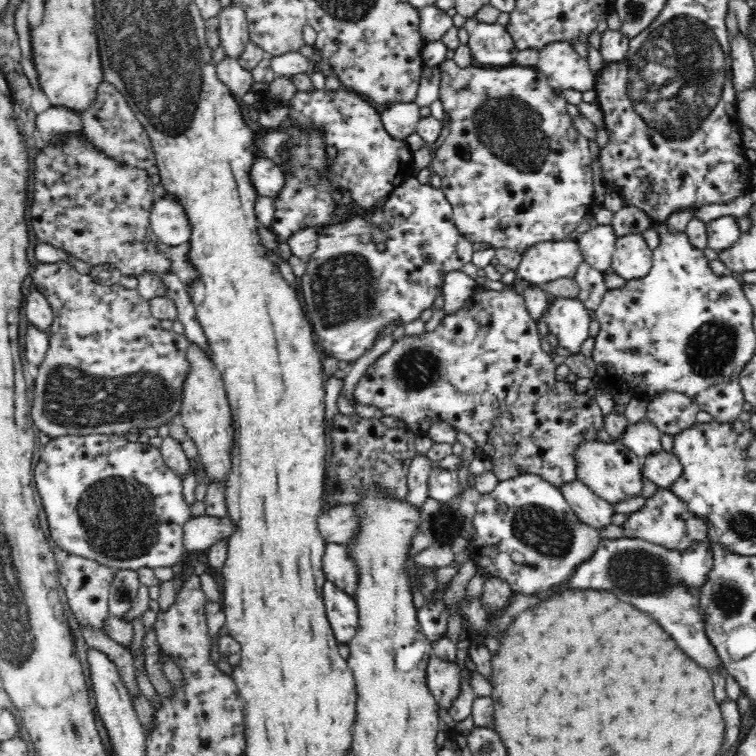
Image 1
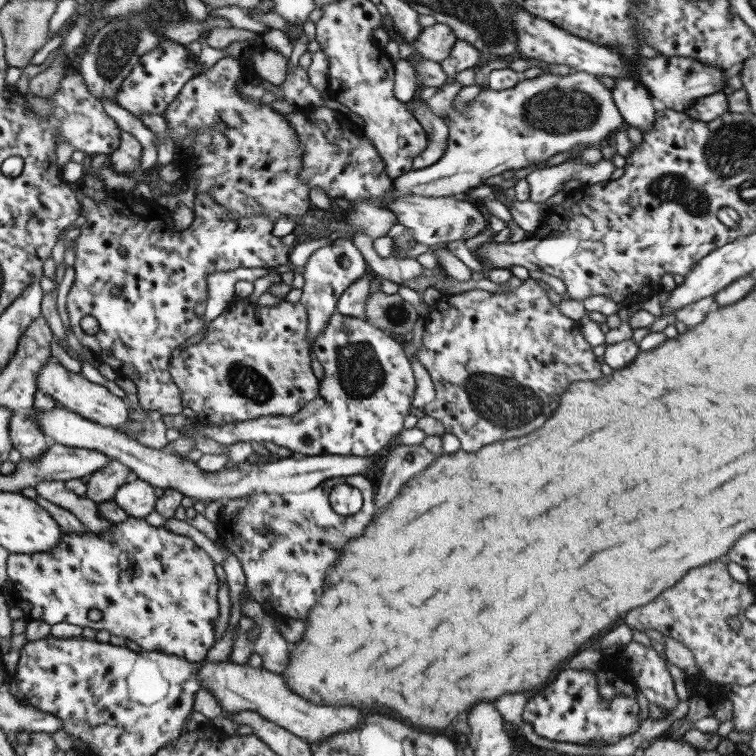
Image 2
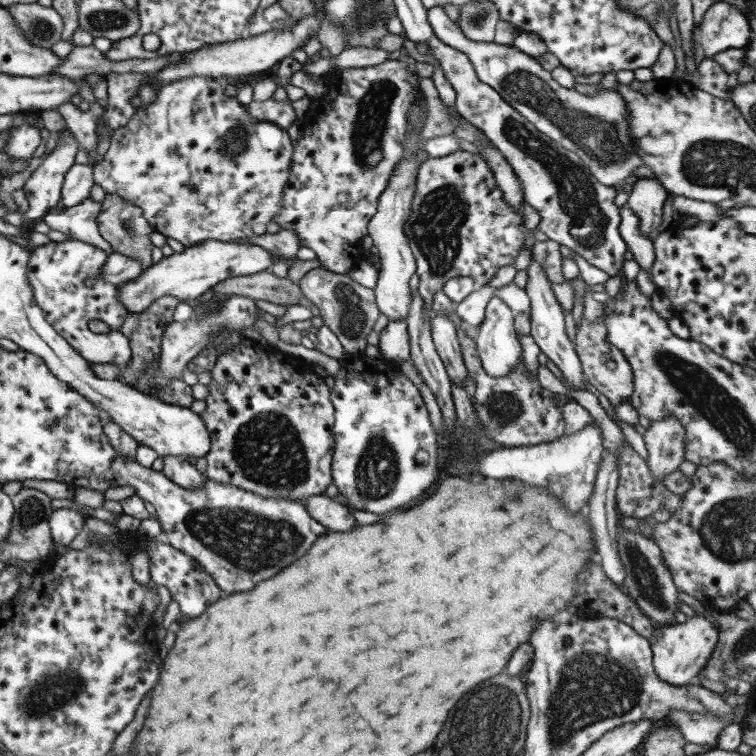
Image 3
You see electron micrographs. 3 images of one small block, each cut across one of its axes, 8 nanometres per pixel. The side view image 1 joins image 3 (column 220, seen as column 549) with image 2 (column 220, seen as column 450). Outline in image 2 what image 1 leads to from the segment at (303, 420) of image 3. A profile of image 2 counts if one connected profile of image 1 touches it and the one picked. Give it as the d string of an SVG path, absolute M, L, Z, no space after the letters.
M233 299L219 316L207 322L203 336L199 342L184 349L177 350L177 352L170 357L168 360L168 373L172 381L177 385L177 388L181 391L182 401L187 408L190 408L194 412L199 422L208 424L233 424L257 417L291 416L306 402L313 400L317 396L318 391L319 380L311 373L311 367L309 367L312 352L310 352L310 348L308 347L306 334L308 334L307 314L303 304L299 301L290 303L282 299L275 304L275 306L259 306L257 303L252 303L251 301L241 303Z

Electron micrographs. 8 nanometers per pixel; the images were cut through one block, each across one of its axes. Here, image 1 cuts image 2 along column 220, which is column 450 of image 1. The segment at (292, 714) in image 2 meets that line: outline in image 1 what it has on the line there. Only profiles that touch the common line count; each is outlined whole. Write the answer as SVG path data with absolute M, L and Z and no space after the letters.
M431 655L427 664L426 682L440 707L452 710L452 703L462 690L463 672L456 662Z

